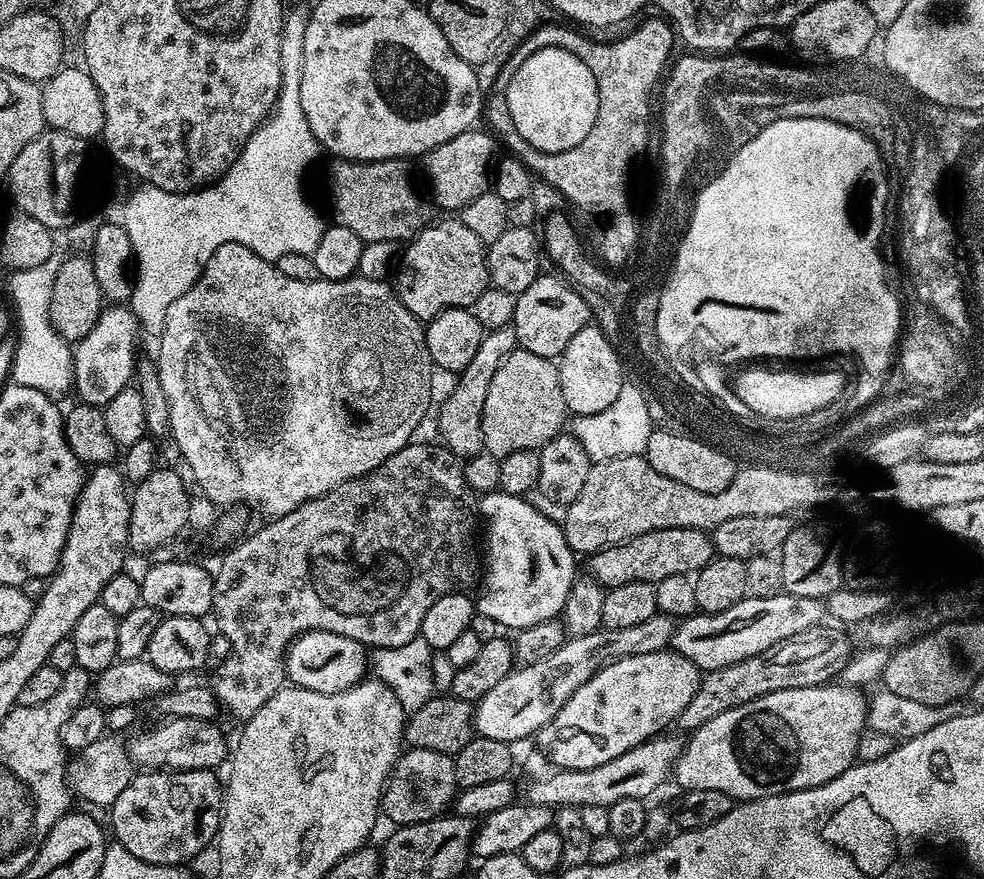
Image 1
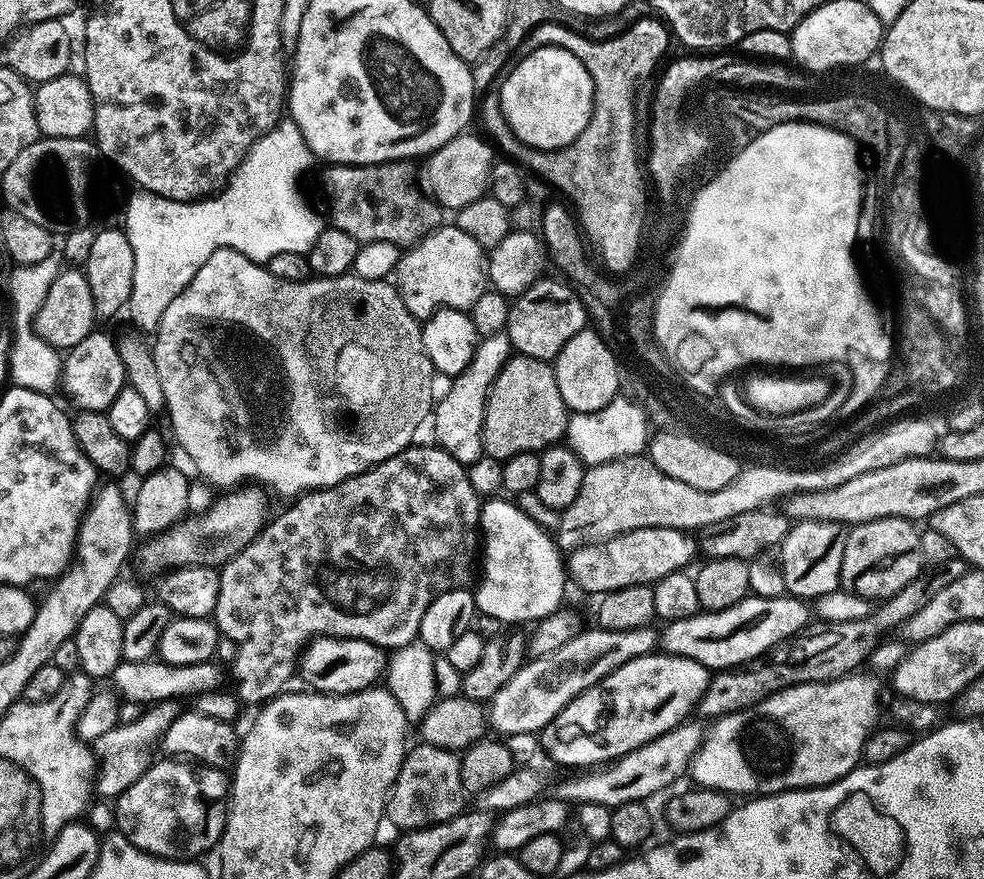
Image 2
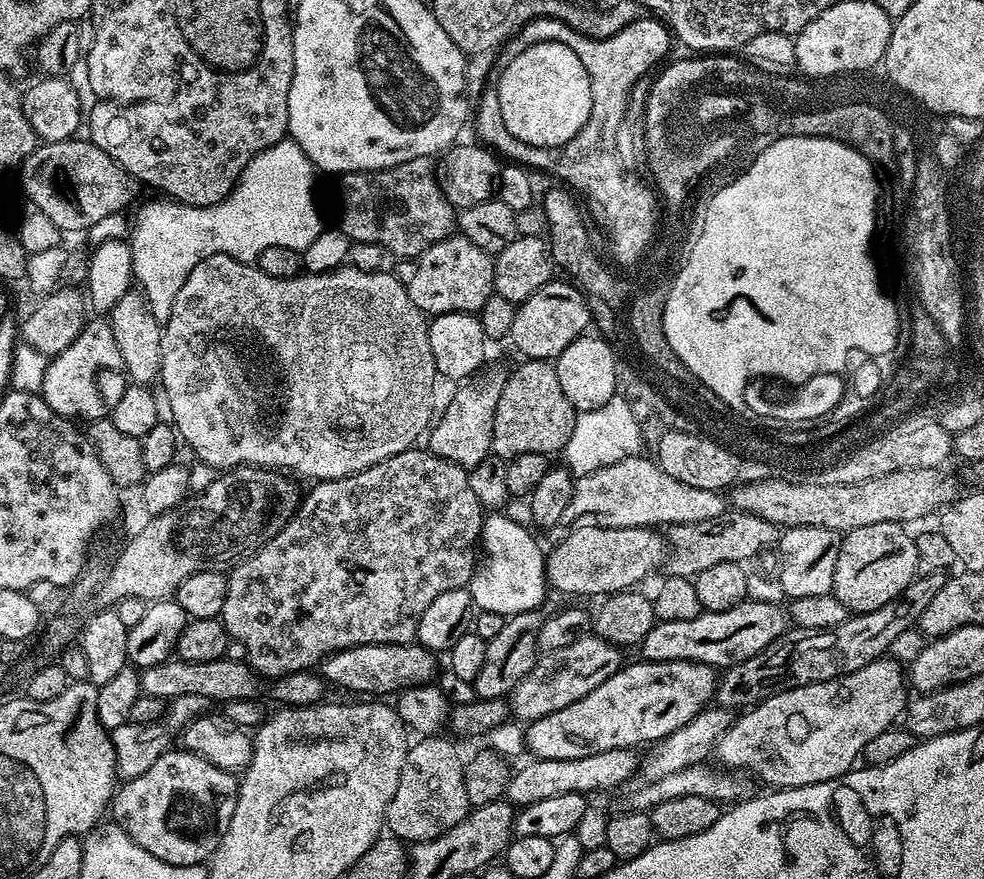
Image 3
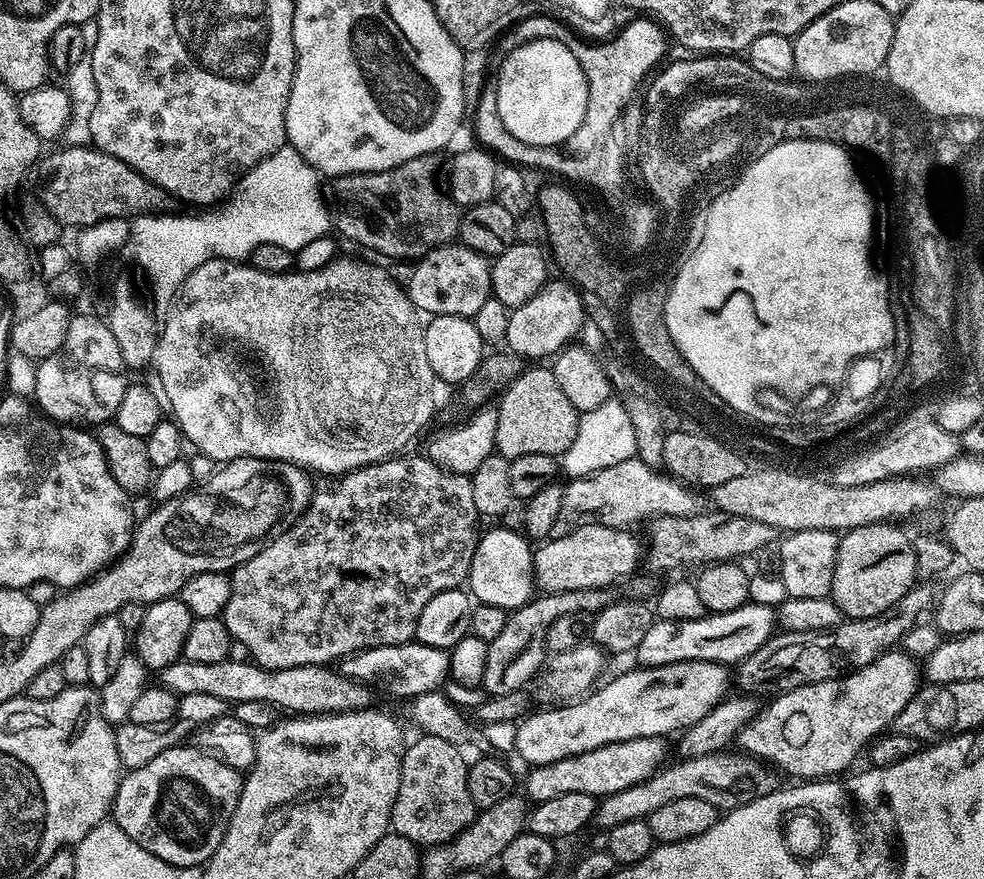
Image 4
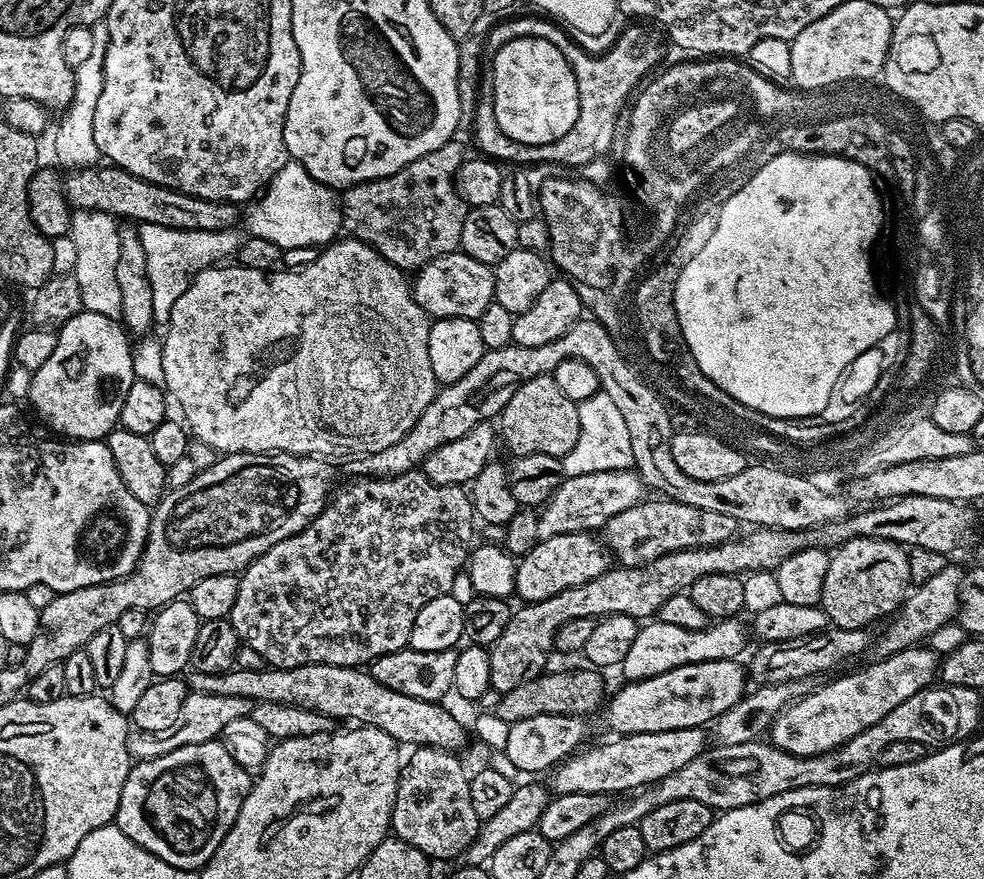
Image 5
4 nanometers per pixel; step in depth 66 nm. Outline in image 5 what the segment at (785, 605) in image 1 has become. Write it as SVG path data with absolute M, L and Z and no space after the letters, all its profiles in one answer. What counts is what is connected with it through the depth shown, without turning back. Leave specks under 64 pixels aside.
M653 619L651 622L645 623L638 630L638 638L634 638L634 643L630 646L630 651L626 653L626 658L622 665L624 671L624 680L631 682L634 680L645 680L646 678L654 678L658 674L666 674L666 670L674 670L678 666L686 666L694 662L710 662L711 660L734 660L741 654L744 643L750 640L749 633L740 625L739 619L717 620L709 623L707 628L698 630L685 630L682 626L666 626L666 622L660 619Z

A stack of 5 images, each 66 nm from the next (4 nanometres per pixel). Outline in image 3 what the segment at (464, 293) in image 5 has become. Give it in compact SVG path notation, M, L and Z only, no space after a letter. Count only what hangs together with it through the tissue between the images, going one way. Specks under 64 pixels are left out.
M447 236L442 242L427 248L421 256L415 257L416 269L406 280L410 304L429 317L451 312L479 313L481 306L494 294L493 263L489 253L478 250L478 246L464 236Z

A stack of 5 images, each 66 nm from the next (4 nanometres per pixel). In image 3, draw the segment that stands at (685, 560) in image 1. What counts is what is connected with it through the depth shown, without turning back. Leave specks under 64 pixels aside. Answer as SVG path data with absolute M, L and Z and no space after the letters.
M599 524L577 526L563 537L547 553L544 562L544 574L549 585L568 596L600 596L607 598L614 592L626 592L640 586L640 583L655 570L661 567L666 556L666 540L659 531L652 528L601 528Z

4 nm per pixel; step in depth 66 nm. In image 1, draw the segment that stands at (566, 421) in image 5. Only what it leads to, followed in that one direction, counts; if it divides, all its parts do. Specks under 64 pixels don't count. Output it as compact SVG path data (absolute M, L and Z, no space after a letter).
M519 346L494 370L486 402L482 402L483 451L497 458L514 450L539 450L566 428L566 409L556 360L547 360Z

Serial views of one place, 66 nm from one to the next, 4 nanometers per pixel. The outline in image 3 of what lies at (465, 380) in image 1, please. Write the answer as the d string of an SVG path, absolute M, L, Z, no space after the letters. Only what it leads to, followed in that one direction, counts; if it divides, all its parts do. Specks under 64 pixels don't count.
M488 366L471 382L461 383L457 387L460 389L453 394L448 409L441 414L440 421L438 416L435 423L431 425L426 436L427 451L469 470L487 460L492 451L494 410L498 406L498 398L507 380L508 372L505 369Z

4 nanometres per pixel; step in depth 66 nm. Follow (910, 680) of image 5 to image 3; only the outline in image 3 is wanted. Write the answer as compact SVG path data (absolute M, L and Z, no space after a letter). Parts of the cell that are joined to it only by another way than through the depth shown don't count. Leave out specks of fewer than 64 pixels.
M881 658L836 680L791 688L749 707L745 716L737 715L733 719L726 734L716 743L714 756L721 760L717 760L721 765L747 770L753 777L772 784L768 786L776 790L839 780L853 771L870 738L882 734L882 730L893 727L901 719L909 699L910 684L905 669L894 659Z

